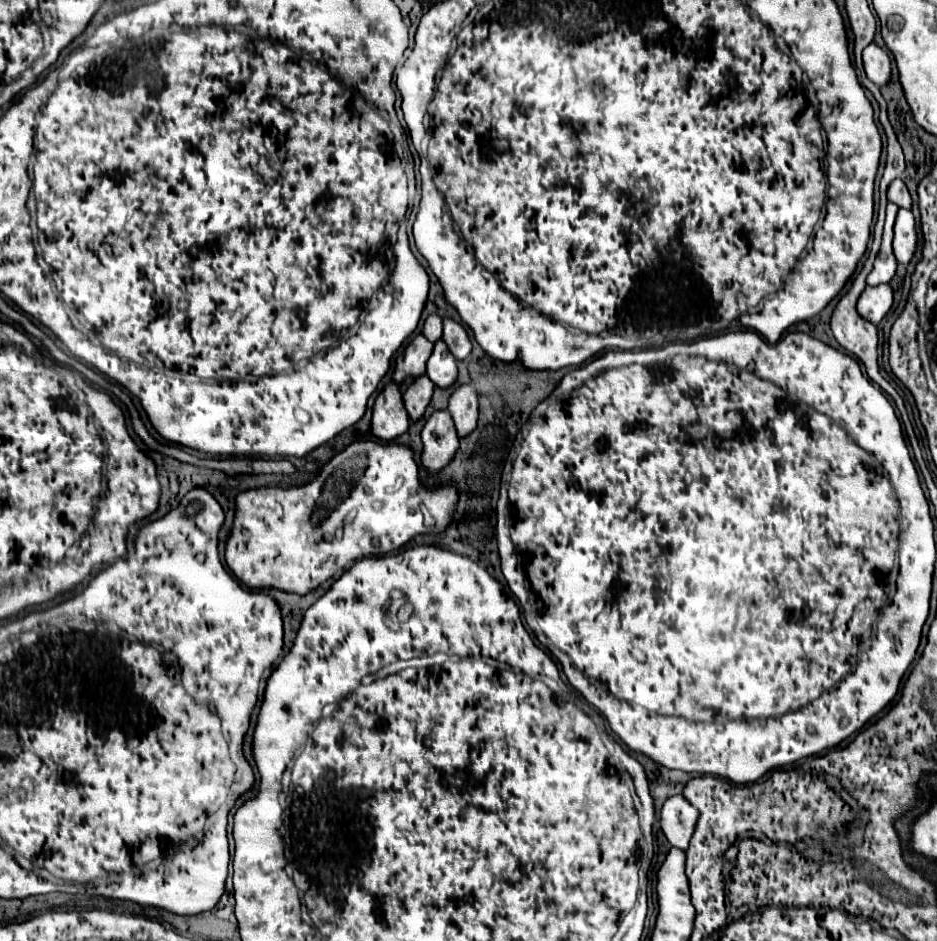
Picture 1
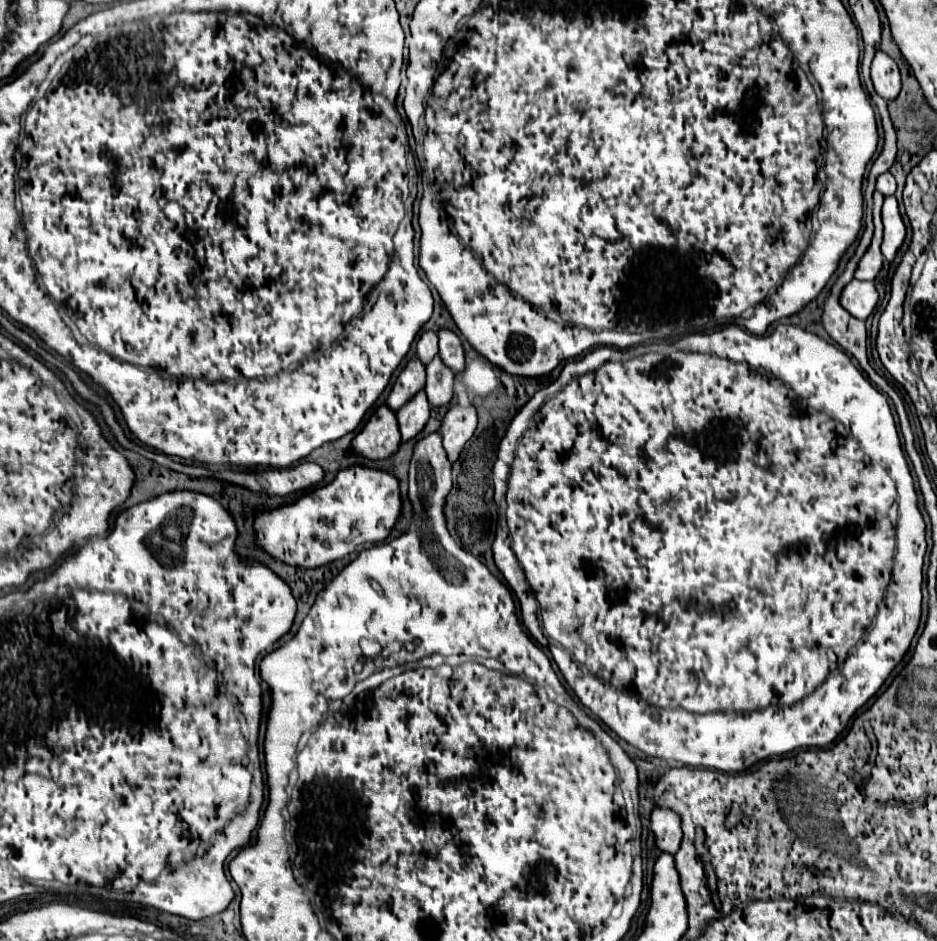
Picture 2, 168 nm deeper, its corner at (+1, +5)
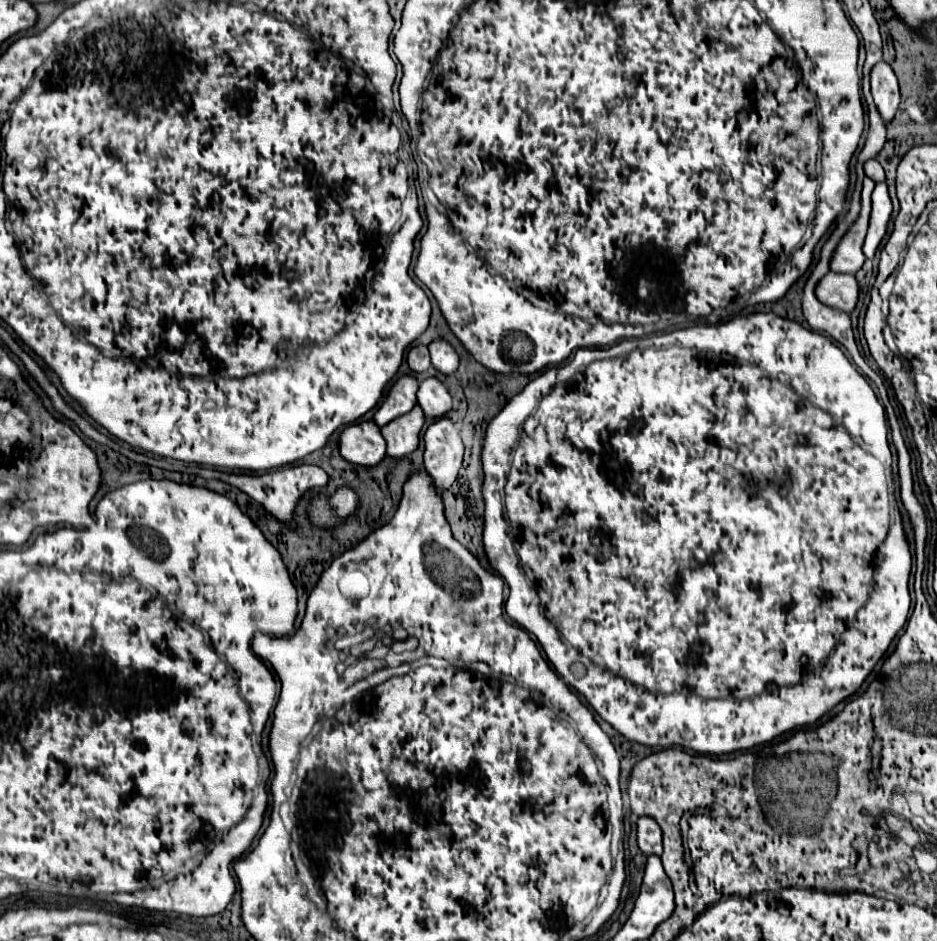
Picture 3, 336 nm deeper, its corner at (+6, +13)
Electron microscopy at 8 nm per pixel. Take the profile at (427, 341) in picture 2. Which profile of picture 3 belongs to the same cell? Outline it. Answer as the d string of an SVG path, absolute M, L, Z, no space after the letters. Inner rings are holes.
M425 345L413 347L407 353L407 363L409 363L409 369L413 373L425 373L431 367L431 361L429 361L429 355L427 355L427 347Z

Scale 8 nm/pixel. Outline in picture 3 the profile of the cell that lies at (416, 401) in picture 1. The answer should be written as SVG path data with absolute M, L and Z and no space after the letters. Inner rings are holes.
M413 407L407 415L401 415L399 419L387 423L387 427L381 429L381 435L387 443L387 457L403 459L413 453L419 447L419 431L423 423L425 419L419 407Z

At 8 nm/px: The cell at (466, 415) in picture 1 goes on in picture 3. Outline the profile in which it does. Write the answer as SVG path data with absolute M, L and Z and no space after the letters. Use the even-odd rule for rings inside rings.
M447 417L429 425L425 433L425 461L423 471L431 477L433 487L443 493L447 491L459 473L463 461L463 441L459 427Z

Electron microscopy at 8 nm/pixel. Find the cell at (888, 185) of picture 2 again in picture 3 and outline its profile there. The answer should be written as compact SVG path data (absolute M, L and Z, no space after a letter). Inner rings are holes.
M869 159L869 161L865 163L865 175L871 177L873 181L885 181L885 171L883 171L883 167L879 165L877 159Z

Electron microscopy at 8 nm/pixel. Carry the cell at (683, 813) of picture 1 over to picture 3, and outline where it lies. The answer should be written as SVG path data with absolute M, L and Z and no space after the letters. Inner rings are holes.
M643 817L637 821L637 845L645 855L661 855L661 829L653 819Z

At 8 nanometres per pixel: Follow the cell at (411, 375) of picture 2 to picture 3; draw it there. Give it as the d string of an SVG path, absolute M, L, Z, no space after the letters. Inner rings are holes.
M405 375L401 377L389 391L389 395L385 397L385 401L381 403L379 411L375 413L373 421L383 427L387 423L391 423L393 419L409 413L415 405L417 405L417 399L415 399L415 393L417 393L417 379L413 375Z

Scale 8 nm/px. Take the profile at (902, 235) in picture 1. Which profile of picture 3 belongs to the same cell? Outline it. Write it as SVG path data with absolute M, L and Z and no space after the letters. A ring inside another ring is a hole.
M875 183L873 195L871 195L871 217L869 217L869 229L867 229L867 237L863 243L863 255L867 259L873 259L885 231L887 231L887 223L891 219L891 199L889 199L889 191L885 183Z

